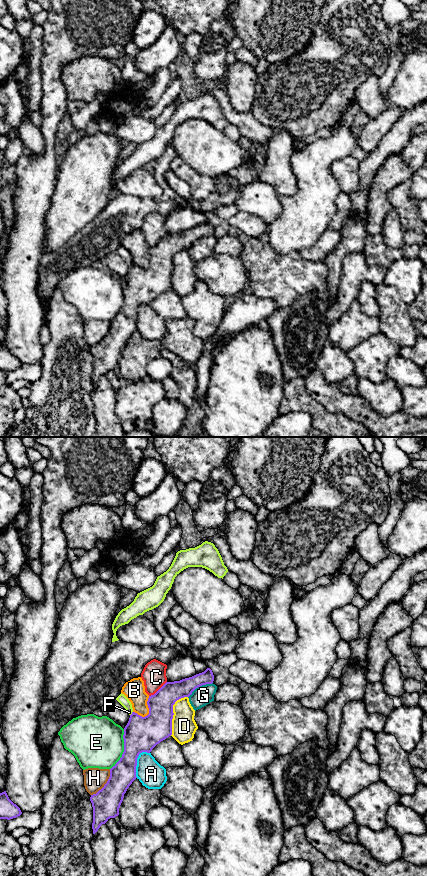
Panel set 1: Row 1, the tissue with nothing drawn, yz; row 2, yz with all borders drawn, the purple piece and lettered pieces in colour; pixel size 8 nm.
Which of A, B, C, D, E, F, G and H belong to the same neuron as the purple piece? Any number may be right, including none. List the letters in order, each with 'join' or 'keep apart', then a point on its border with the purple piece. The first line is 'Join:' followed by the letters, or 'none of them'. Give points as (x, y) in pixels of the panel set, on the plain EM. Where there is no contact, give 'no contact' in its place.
Join: none of them
A: keep apart; contact yz (136, 313)
B: keep apart; contact yz (149, 264)
C: keep apart; contact yz (158, 242)
D: keep apart; contact yz (173, 265)
E: keep apart; contact yz (124, 301)
F: keep apart; contact yz (132, 265)
G: keep apart; contact yz (199, 238)
H: keep apart; contact yz (105, 336)

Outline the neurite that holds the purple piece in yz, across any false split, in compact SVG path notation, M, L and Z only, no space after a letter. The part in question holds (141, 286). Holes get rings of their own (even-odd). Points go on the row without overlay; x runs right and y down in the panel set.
M210 220L180 233L166 234L154 247L149 248L149 266L145 269L132 264L124 280L124 304L110 321L110 329L104 339L91 347L93 359L92 381L95 386L102 376L119 367L124 346L137 330L136 318L140 305L152 301L172 287L173 257L181 250L206 236L212 236L214 227Z

